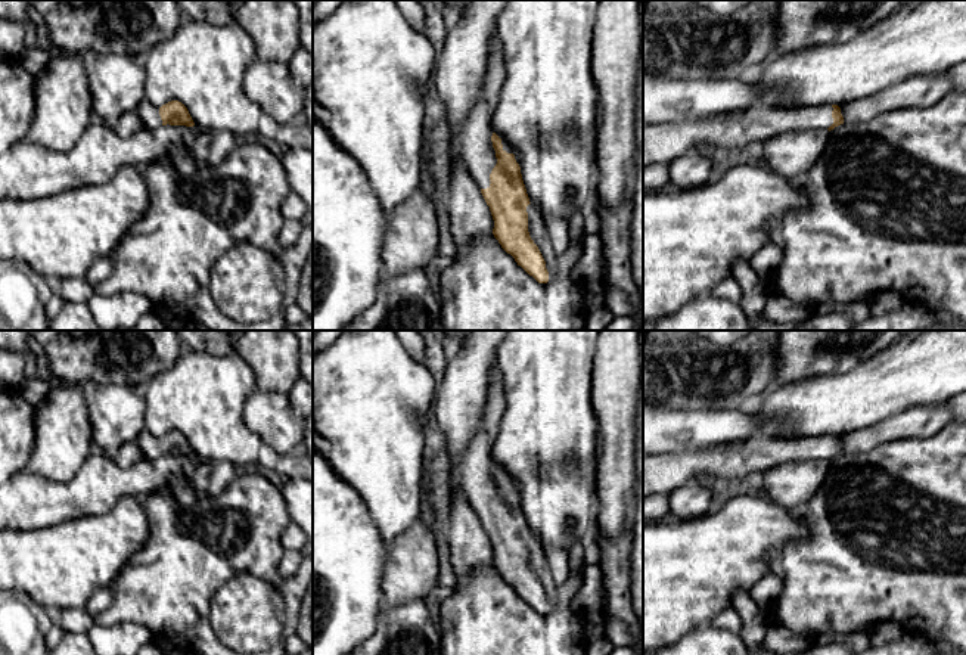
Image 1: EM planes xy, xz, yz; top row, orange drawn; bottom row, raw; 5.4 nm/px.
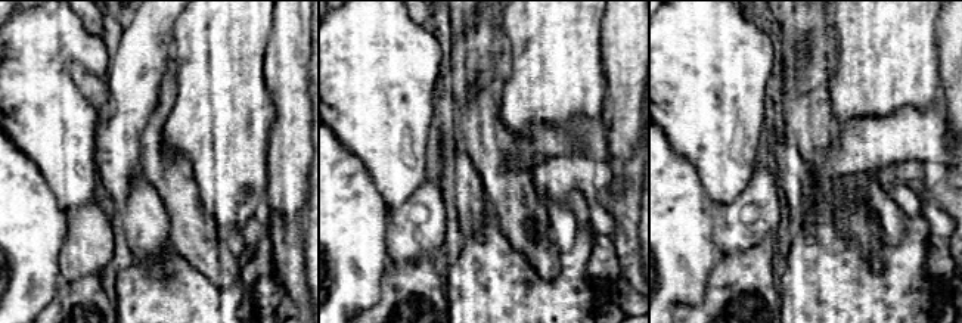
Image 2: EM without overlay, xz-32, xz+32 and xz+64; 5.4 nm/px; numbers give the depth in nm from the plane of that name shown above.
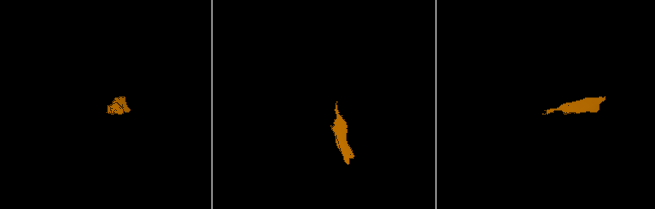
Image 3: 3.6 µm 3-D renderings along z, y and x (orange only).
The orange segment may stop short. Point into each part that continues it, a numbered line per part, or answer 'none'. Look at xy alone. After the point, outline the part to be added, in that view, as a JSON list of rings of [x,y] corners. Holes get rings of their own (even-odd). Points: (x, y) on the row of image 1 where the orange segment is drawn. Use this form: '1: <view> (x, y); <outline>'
1: xy (149, 114); [[[143,99],[137,106],[137,114],[142,118],[142,122],[147,128],[156,128],[162,125],[162,119],[159,115],[159,108],[150,103],[147,99]]]

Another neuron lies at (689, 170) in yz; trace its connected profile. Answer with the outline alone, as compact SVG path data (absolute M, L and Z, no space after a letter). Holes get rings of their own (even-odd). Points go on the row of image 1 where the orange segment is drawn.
M693 148L668 162L670 184L692 189L711 181L718 173L718 156L703 156Z

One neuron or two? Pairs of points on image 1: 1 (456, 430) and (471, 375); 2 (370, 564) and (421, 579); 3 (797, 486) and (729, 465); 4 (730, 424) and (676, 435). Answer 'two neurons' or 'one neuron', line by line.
1: one neuron
2: two neurons
3: two neurons
4: one neuron

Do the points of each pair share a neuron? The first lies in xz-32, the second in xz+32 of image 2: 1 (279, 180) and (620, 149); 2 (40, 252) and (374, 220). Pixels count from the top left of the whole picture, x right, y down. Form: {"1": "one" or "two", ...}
{"1": "one", "2": "one"}

